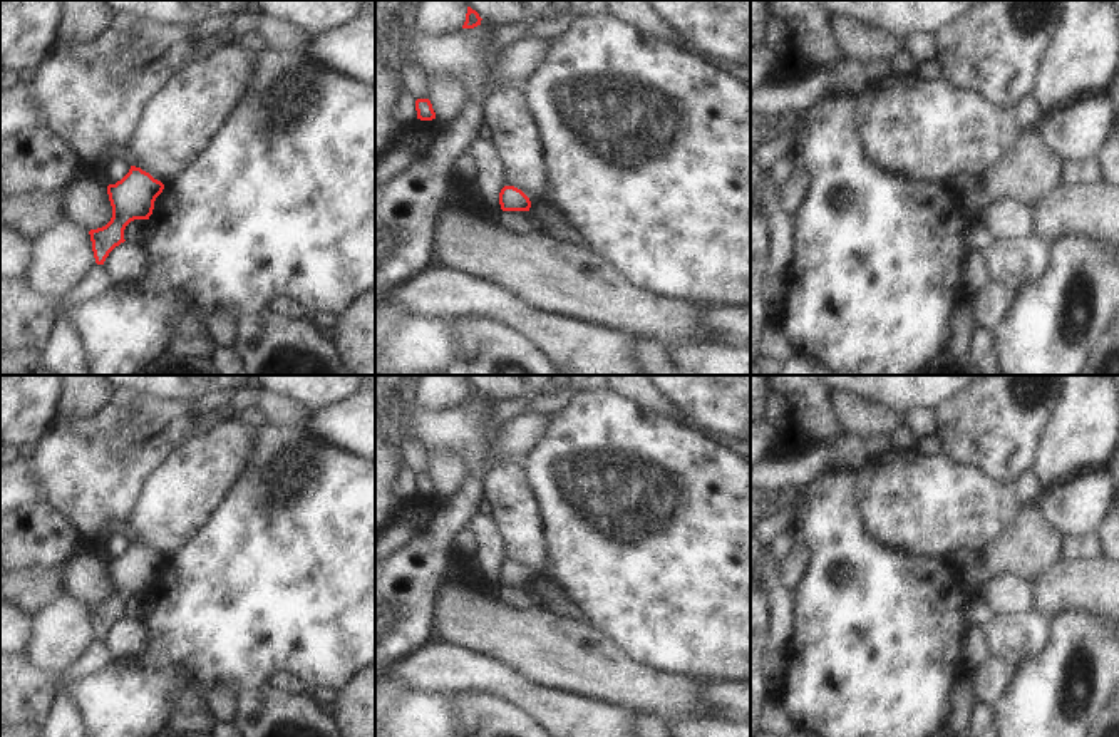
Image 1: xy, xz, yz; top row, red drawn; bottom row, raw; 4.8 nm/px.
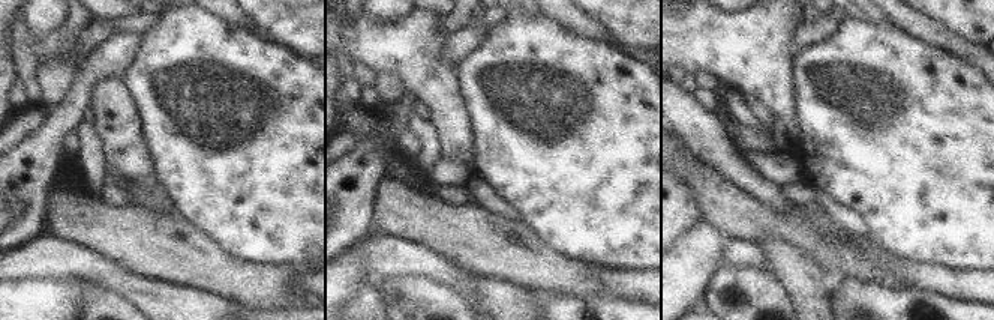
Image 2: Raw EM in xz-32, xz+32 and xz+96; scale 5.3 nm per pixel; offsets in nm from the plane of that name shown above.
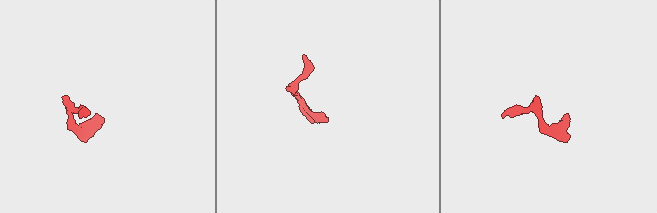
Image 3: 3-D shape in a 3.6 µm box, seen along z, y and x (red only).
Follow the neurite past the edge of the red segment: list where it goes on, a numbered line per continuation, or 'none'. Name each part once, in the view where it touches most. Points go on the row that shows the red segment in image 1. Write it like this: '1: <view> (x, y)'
none

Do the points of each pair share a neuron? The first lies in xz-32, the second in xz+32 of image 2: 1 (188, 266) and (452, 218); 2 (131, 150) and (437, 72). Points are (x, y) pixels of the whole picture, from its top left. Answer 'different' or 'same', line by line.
1: same
2: same

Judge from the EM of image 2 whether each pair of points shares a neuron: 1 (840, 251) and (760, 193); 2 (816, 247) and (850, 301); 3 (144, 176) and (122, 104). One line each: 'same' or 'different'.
1: different
2: different
3: same

